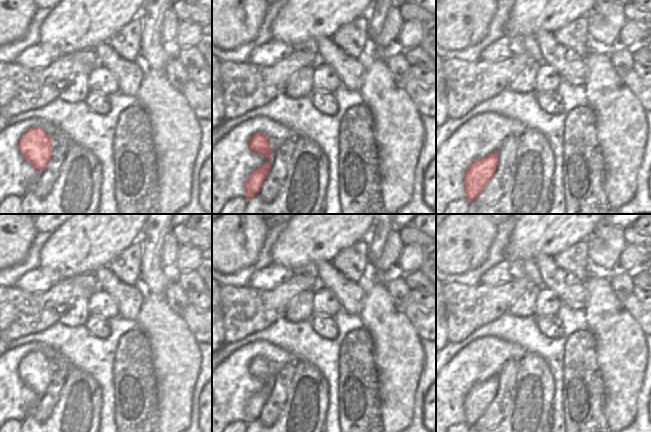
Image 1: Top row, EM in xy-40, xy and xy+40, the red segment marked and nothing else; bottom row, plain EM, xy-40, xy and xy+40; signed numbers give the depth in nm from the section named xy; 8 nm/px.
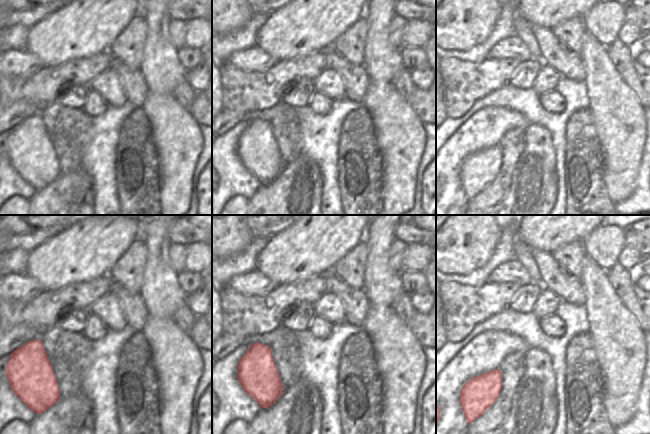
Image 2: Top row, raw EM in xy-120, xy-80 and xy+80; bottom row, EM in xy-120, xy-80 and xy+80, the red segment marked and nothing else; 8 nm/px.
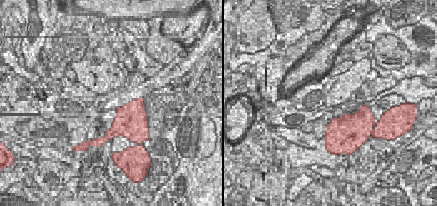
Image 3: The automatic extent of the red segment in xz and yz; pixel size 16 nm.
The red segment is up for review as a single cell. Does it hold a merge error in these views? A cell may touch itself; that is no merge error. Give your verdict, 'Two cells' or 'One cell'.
One cell.

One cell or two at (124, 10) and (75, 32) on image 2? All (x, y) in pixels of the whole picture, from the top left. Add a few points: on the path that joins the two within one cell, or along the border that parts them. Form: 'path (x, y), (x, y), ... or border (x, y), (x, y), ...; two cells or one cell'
path (112, 10), (107, 10), (87, 25); one cell

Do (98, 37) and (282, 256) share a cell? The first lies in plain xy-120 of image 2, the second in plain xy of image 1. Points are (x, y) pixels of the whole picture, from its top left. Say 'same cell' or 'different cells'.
same cell

